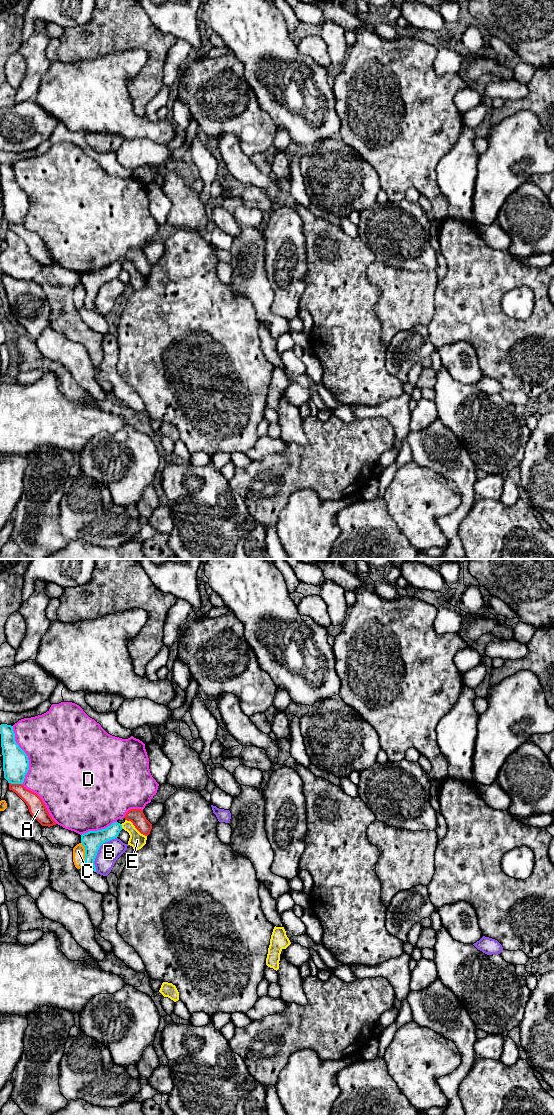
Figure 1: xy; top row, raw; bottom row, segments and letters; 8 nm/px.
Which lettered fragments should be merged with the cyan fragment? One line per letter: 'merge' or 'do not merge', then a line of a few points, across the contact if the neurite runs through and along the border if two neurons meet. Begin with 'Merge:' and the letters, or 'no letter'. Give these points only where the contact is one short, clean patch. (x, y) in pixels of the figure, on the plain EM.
Merge: no letter
A: do not merge
B: do not merge
C: do not merge
D: do not merge
E: do not merge; line xy (120, 264), (123, 268)

